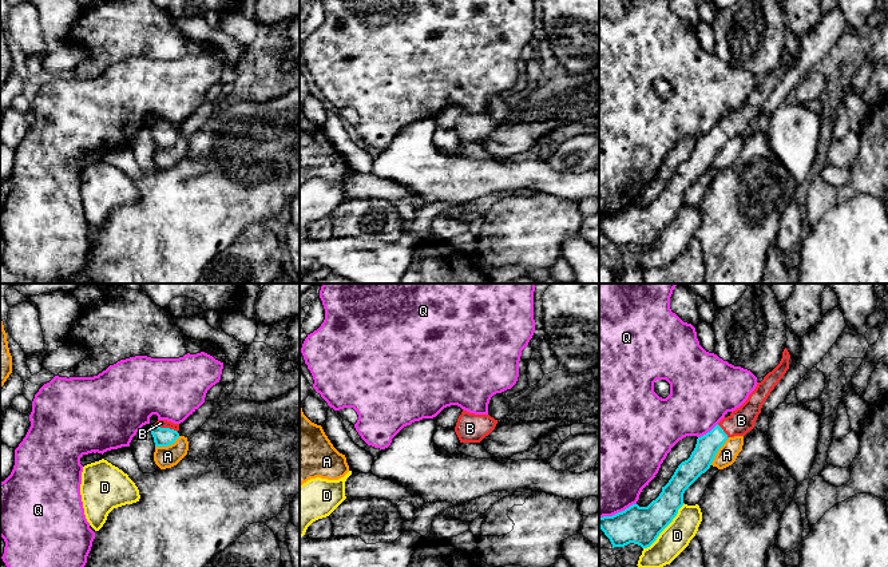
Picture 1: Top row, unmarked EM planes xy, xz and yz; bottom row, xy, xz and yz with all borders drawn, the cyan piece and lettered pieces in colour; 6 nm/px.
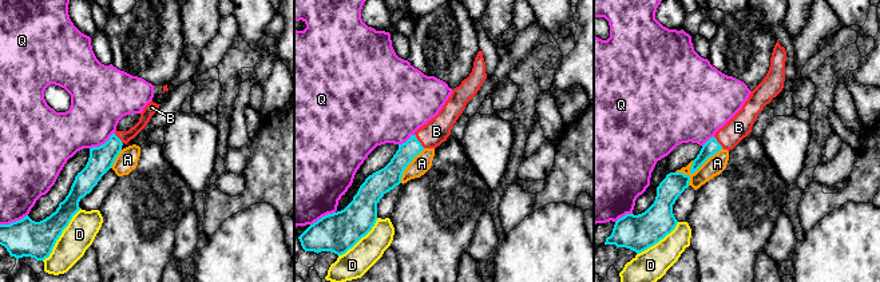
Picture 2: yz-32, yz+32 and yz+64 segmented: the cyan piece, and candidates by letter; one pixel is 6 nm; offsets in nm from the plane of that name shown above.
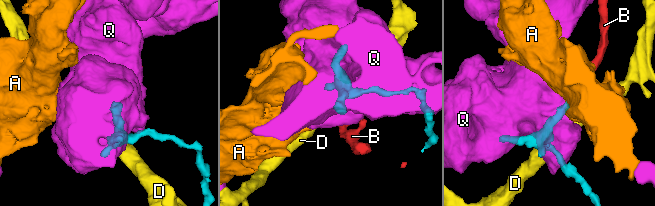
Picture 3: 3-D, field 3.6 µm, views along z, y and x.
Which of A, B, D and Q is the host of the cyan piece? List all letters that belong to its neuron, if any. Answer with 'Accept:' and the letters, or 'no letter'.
Accept: B

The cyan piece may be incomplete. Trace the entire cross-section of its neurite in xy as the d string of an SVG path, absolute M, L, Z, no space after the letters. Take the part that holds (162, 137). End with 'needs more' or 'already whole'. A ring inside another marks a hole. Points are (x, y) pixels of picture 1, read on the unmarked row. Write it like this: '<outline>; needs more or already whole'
M158 120L151 126L151 135L154 138L155 147L167 147L175 143L179 138L179 124L174 124L167 120Z; needs more

